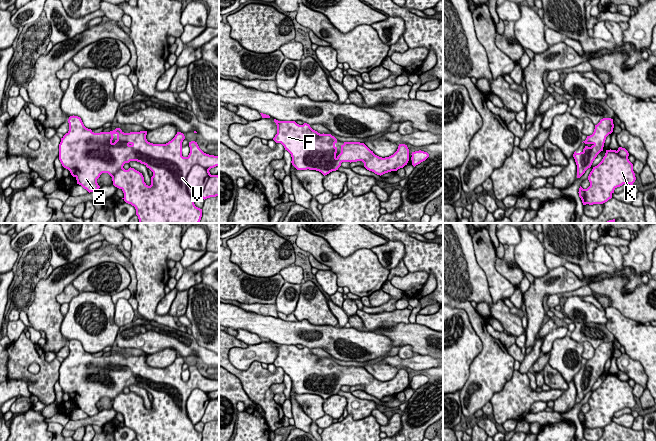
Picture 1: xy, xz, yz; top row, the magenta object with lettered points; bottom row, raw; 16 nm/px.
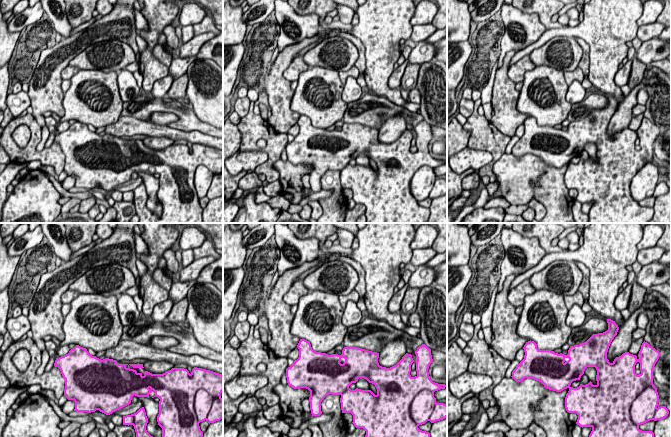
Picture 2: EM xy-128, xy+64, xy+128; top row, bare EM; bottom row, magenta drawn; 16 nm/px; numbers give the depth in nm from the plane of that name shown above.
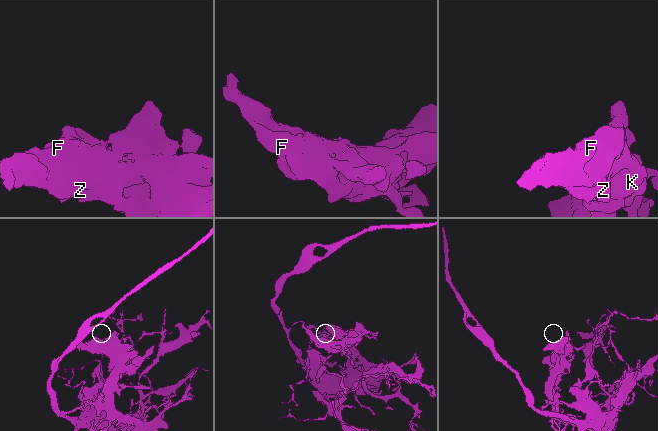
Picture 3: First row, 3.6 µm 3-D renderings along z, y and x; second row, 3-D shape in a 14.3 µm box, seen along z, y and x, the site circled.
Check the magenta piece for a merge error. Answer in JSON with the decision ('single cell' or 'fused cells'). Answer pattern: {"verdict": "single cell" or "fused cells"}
{"verdict": "single cell"}

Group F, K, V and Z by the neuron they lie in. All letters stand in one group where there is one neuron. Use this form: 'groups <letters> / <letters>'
groups F K V Z

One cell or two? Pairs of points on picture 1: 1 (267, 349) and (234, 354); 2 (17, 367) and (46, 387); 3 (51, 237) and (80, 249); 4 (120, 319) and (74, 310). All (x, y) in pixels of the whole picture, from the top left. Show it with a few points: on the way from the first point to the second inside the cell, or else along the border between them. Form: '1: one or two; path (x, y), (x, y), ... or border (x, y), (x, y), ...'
1: one; path (259, 349), (242, 351)
2: one; path (24, 373), (39, 382)
3: one; path (58, 243), (64, 249), (73, 249)
4: two; border (114, 305), (114, 323), (118, 327)

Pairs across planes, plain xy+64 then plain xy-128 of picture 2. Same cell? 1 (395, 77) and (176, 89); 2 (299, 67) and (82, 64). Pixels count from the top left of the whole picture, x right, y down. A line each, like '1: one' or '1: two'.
1: two
2: two

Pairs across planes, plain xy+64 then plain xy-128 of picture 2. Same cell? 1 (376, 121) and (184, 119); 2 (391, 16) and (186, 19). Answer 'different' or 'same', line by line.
1: same
2: different

